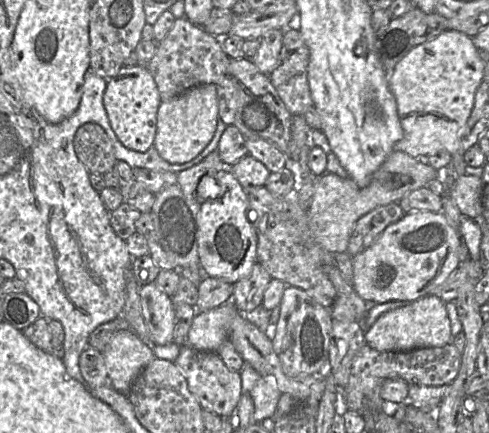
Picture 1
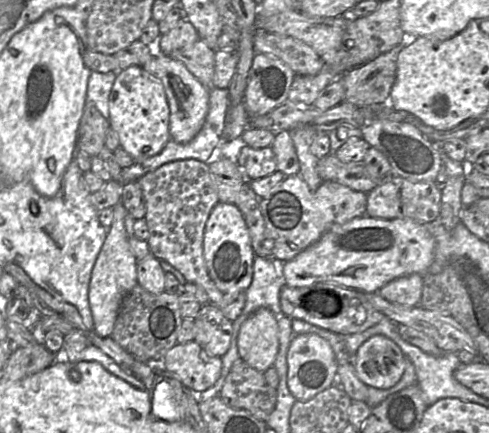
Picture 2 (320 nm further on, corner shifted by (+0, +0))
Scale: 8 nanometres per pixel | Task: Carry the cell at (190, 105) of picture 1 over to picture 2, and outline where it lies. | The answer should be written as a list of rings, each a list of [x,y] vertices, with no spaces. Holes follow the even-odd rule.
[[[155,50],[151,59],[142,66],[155,76],[164,86],[170,109],[170,137],[177,143],[188,143],[201,130],[209,109],[209,90],[187,67],[169,55],[163,55]]]

